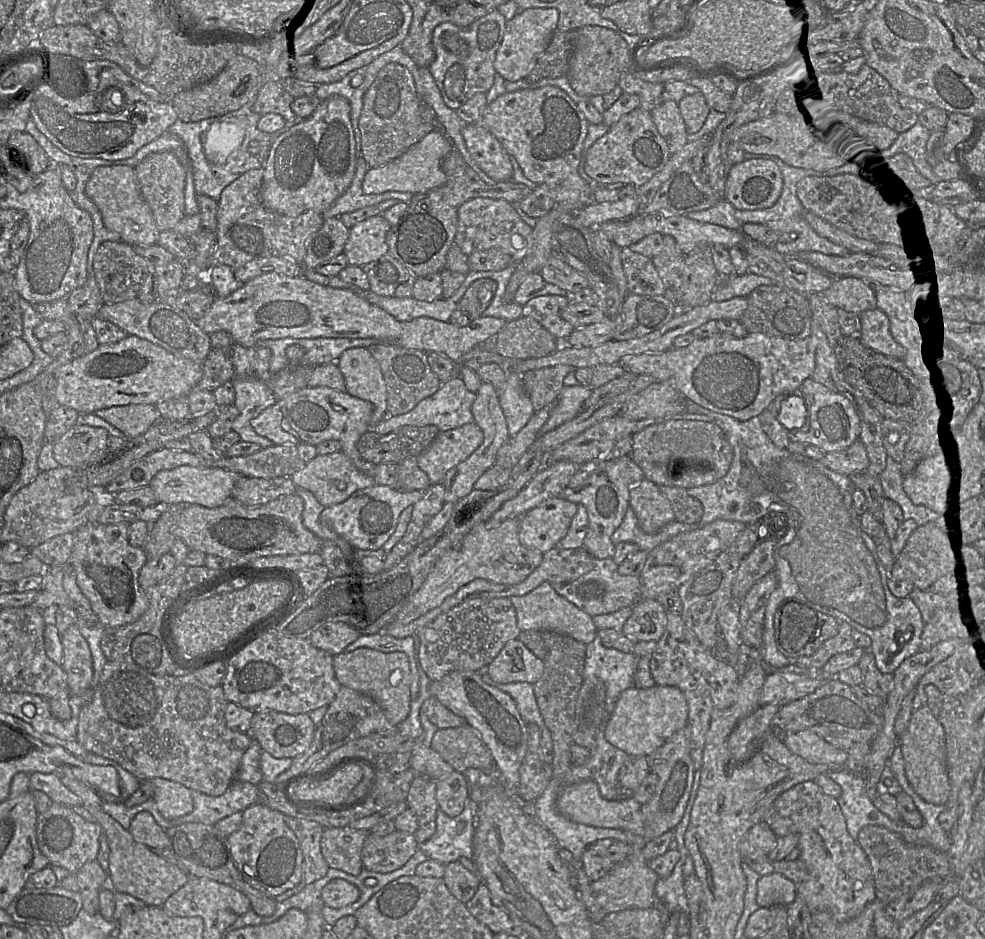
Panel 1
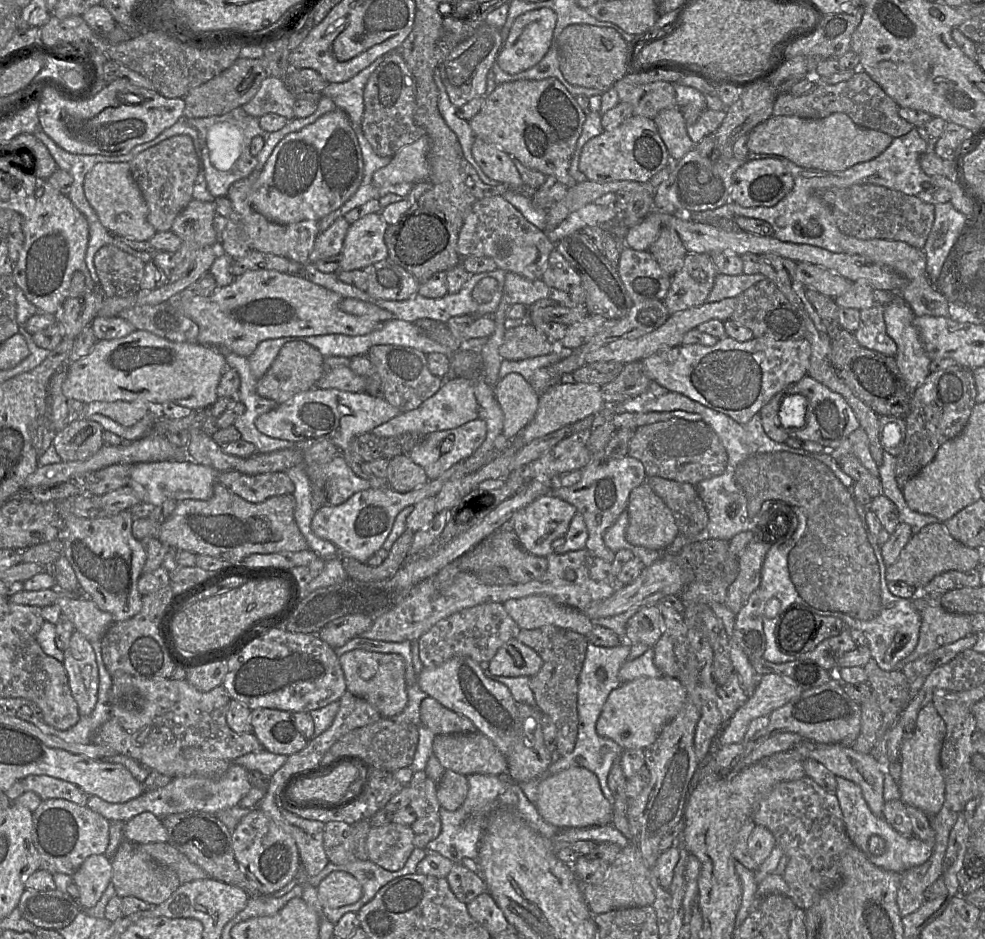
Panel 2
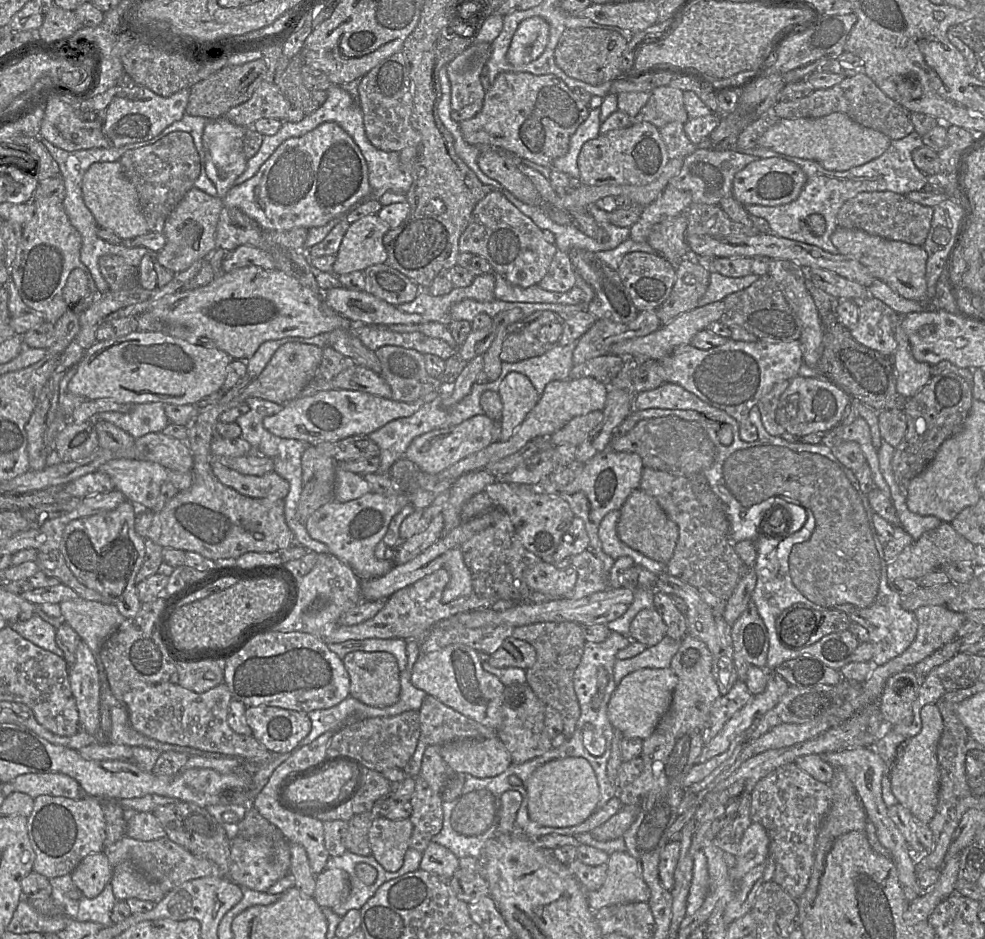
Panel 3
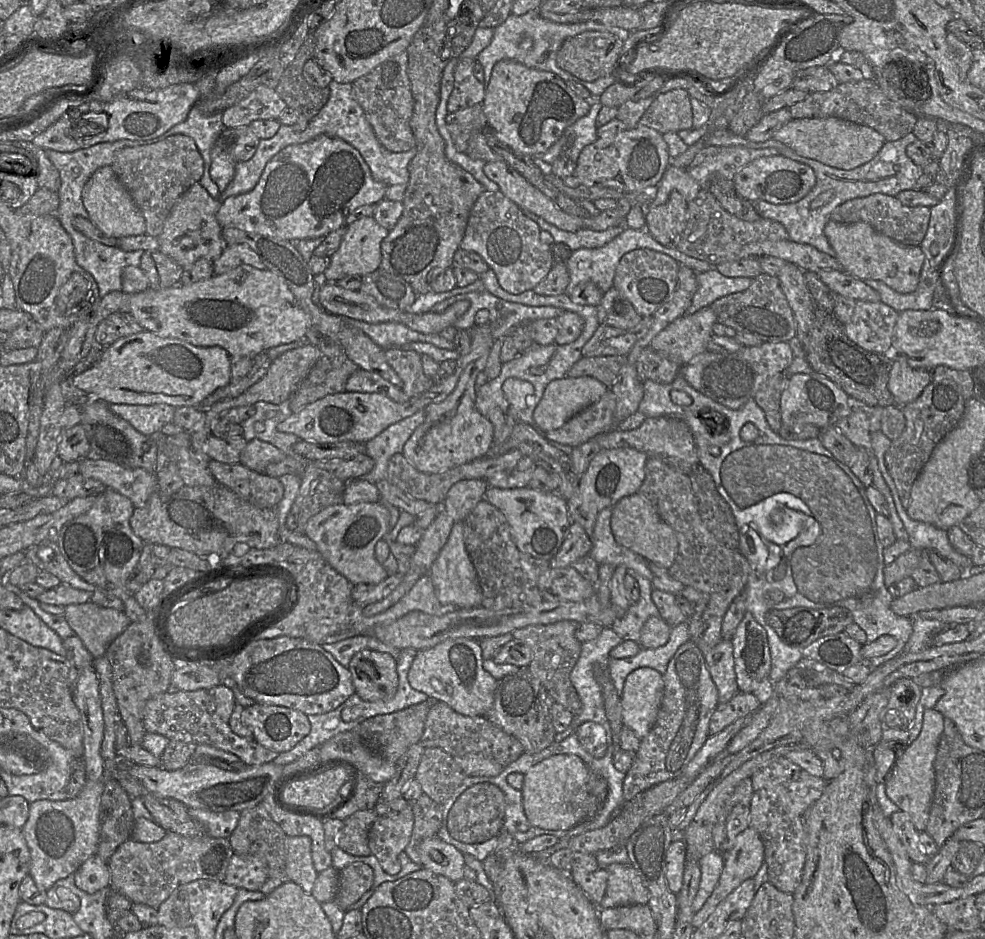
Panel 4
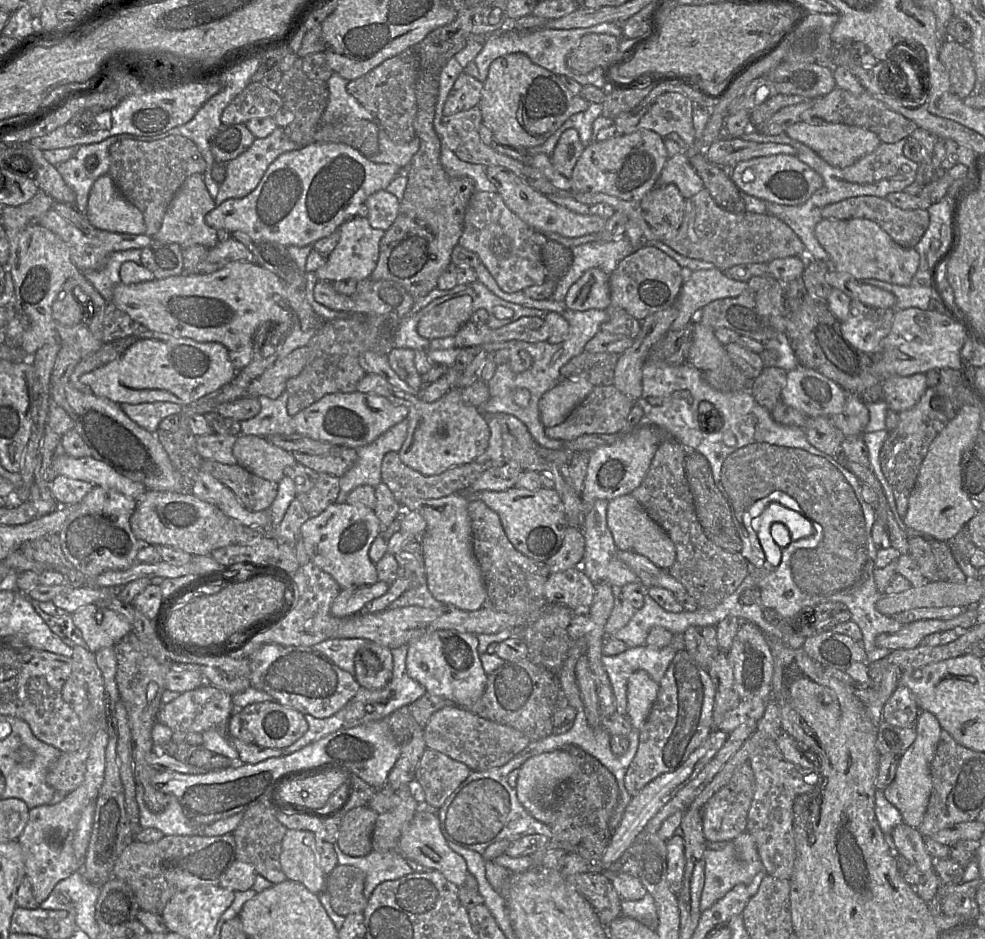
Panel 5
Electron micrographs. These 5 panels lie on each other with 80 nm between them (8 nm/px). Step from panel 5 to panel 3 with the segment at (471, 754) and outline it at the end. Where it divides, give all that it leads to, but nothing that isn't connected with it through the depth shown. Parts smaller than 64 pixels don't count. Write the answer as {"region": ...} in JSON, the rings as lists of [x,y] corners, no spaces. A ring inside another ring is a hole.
{"region":[[[427,695],[419,709],[420,737],[427,745],[443,745],[459,739],[497,737],[492,729]]]}

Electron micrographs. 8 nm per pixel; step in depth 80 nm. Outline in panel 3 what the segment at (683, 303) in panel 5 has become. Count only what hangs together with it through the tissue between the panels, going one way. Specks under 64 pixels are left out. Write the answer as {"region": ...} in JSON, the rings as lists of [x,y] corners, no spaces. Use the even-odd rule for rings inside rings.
{"region":[[[711,271],[708,288],[700,298],[698,307],[722,301],[726,296],[749,287],[759,277],[752,273],[747,276],[733,278],[724,276],[716,271]]]}

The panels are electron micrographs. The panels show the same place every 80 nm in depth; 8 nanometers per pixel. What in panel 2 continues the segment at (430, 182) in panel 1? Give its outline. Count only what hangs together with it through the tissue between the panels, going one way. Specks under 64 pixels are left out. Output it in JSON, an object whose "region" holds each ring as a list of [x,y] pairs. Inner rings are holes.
{"region":[[[427,134],[403,146],[392,156],[389,164],[374,172],[372,184],[375,187],[383,187],[402,182],[415,184],[425,180],[429,174],[427,163],[429,146]]]}

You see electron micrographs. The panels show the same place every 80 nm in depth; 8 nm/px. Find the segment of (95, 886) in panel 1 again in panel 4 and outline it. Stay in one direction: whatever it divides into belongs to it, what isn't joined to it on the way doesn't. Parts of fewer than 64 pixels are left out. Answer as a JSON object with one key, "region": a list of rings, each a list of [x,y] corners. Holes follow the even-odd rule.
{"region":[[[96,854],[83,862],[73,875],[75,885],[88,894],[94,894],[100,889],[110,887],[111,885],[109,867]]]}

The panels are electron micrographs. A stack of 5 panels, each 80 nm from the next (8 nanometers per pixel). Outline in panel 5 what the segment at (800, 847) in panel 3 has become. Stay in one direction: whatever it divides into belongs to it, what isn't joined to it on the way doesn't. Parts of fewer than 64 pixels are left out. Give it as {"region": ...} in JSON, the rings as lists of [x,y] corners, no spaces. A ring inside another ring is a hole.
{"region":[[[765,739],[760,743],[749,759],[749,765],[753,771],[755,789],[748,810],[746,831],[750,833],[755,841],[763,869],[766,873],[778,879],[789,880],[793,873],[796,857],[793,835],[793,803],[798,795],[809,793],[815,788],[819,776],[813,770],[804,769],[786,760],[773,739]],[[804,774],[811,774],[813,779],[811,784],[804,780]]]}

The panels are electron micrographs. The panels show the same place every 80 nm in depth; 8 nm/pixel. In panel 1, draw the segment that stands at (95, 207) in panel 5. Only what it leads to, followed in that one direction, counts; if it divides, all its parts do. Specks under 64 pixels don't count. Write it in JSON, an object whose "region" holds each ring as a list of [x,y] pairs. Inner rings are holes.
{"region":[[[127,165],[99,166],[91,174],[85,193],[98,207],[104,225],[118,233],[122,241],[131,245],[153,245],[158,243],[160,230],[153,213],[142,196],[136,172]]]}

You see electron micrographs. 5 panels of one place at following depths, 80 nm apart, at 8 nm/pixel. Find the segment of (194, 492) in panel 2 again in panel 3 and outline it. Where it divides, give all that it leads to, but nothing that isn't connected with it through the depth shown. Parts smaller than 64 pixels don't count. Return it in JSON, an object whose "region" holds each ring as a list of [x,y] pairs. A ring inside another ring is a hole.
{"region":[[[114,459],[98,469],[106,473],[126,500],[145,509],[158,502],[161,485],[171,482],[178,491],[188,489],[193,482],[193,472],[176,472],[156,462],[131,459]]]}

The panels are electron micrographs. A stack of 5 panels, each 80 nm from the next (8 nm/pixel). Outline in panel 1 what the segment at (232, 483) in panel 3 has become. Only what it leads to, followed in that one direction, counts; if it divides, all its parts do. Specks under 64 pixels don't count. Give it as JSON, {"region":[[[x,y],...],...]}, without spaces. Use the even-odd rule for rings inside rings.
{"region":[[[241,475],[231,491],[234,499],[248,507],[257,507],[292,494],[296,494],[296,485],[290,476],[255,478]]]}

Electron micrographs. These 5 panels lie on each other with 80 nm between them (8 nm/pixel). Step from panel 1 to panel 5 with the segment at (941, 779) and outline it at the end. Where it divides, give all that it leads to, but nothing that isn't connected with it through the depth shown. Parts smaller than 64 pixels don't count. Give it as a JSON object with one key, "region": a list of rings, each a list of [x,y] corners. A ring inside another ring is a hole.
{"region":[[[928,711],[918,714],[916,739],[900,756],[893,781],[884,789],[885,798],[901,813],[903,823],[918,828],[926,812],[931,789],[930,765],[934,758],[942,728],[936,716]]]}

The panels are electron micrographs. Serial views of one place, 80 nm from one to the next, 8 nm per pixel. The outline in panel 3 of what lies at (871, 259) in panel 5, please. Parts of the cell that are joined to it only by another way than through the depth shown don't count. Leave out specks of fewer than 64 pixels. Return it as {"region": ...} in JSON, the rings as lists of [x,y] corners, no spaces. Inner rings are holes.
{"region":[[[839,226],[832,233],[830,239],[838,249],[839,254],[852,257],[860,262],[876,279],[885,282],[903,298],[926,301],[927,252],[923,246],[889,240],[880,236],[870,235],[860,229],[847,229]]]}

